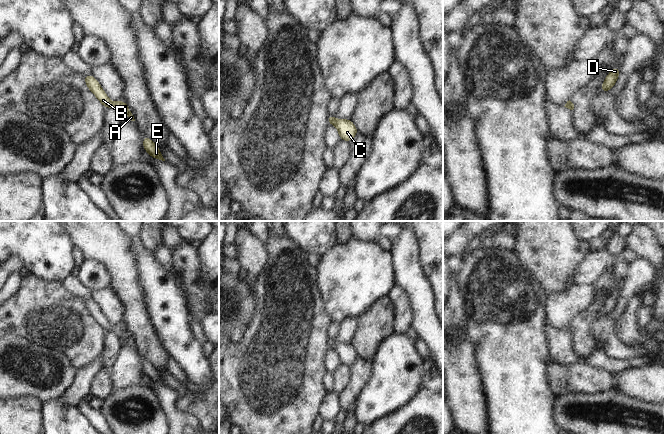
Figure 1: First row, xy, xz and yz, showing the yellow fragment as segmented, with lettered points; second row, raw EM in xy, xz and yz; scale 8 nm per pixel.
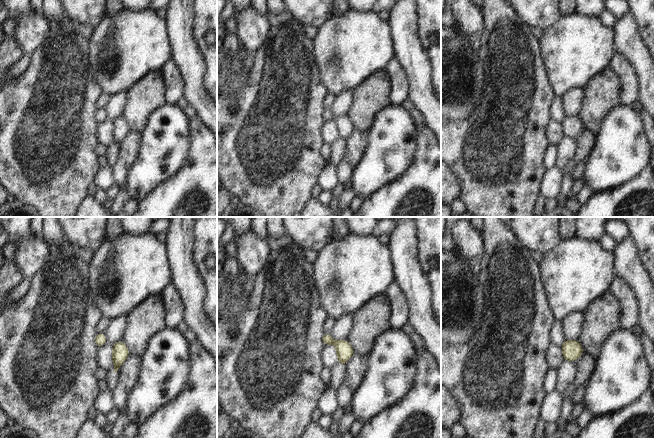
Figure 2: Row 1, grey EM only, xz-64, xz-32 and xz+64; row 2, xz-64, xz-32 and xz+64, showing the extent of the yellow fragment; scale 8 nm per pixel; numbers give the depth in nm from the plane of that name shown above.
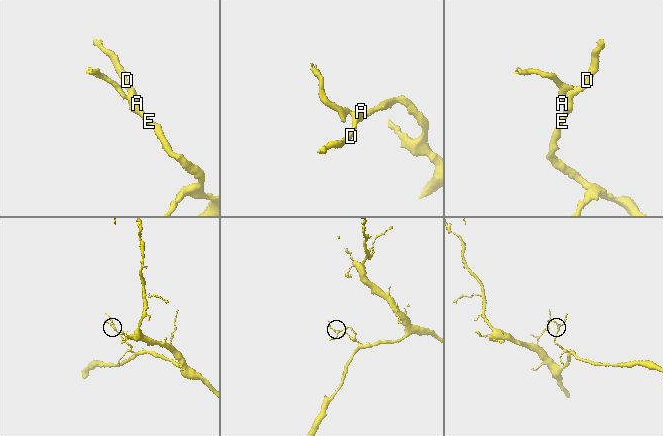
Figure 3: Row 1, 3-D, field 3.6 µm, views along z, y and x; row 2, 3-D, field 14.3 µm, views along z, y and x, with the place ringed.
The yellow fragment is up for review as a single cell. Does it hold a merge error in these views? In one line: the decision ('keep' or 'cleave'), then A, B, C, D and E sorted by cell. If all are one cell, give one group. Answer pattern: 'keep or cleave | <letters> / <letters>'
keep | A B C D E

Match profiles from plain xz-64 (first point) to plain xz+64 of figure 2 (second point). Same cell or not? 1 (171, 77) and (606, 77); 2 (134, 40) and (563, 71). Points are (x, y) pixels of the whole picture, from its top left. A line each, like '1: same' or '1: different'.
1: different
2: same

